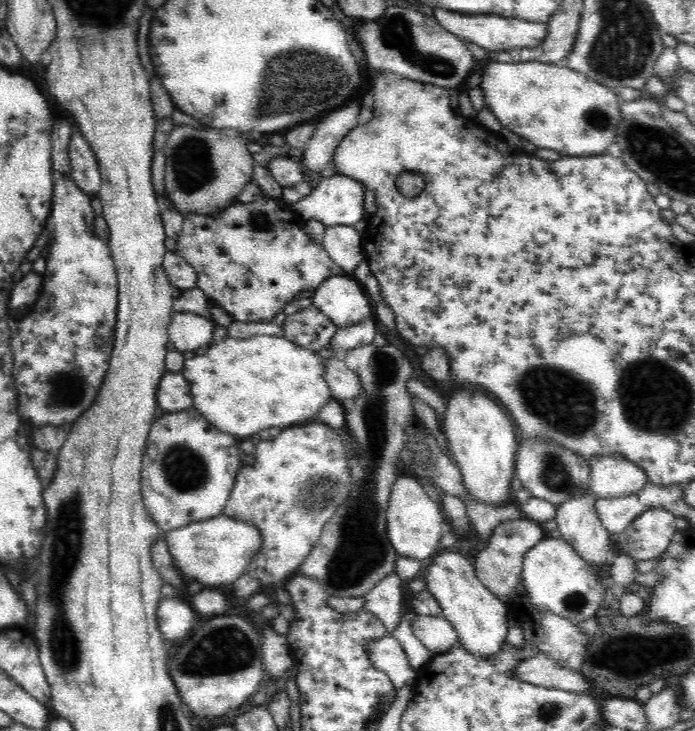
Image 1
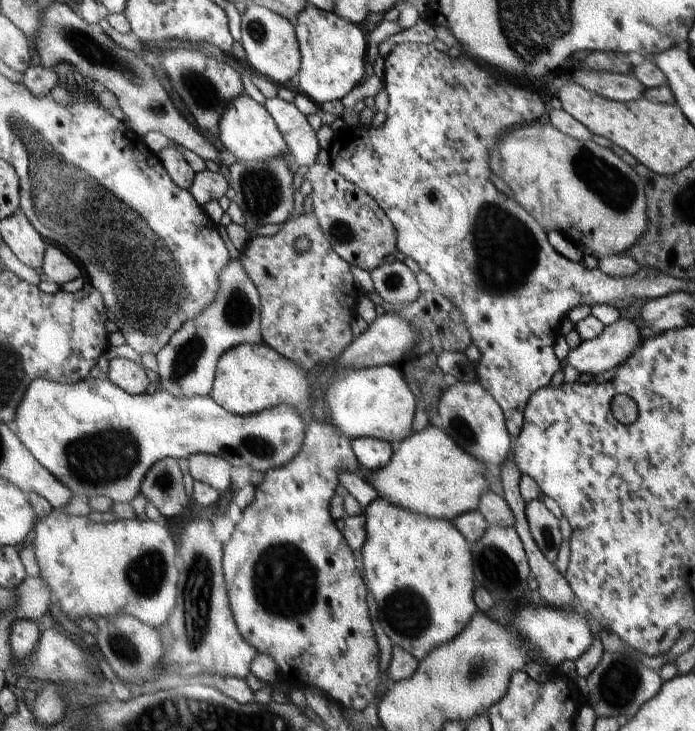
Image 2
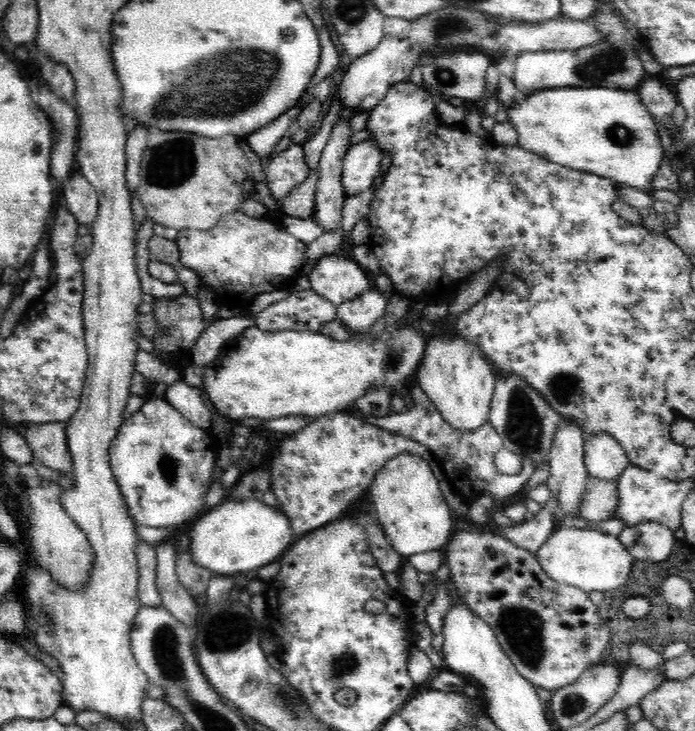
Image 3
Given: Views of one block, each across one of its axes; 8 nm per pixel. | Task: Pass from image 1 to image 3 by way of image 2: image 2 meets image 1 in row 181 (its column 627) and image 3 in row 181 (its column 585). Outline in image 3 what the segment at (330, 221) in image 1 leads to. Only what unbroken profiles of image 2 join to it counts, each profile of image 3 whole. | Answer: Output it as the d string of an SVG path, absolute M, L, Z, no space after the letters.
M365 139L346 152L341 173L341 183L346 197L358 195L370 188L381 173L383 152L376 142Z

